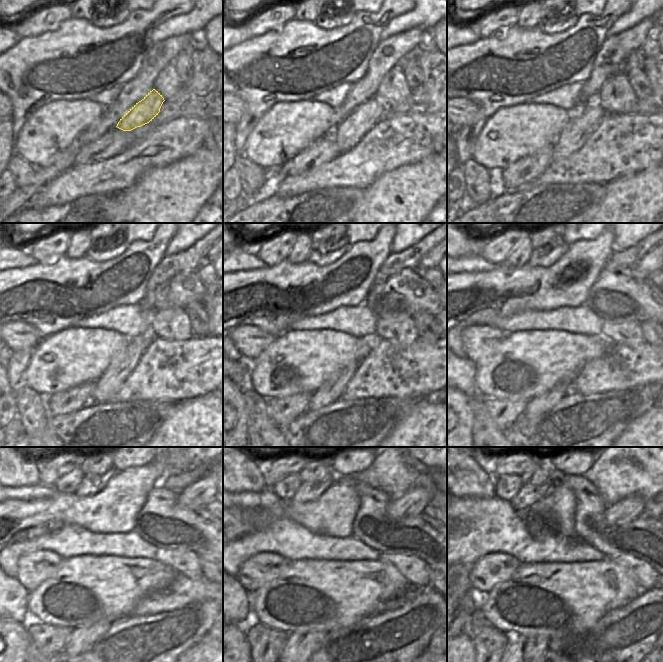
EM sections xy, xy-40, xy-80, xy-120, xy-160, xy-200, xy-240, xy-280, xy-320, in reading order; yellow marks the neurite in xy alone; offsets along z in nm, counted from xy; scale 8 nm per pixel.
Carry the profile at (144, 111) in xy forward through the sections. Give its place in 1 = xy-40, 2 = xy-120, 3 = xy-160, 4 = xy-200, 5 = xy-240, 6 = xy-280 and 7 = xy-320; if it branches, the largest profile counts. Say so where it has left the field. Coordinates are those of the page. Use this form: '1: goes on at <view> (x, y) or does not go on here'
1: goes on at xy-40 (350, 131)
2: goes on at xy-120 (124, 361)
3: goes on at xy-160 (331, 390)
4: goes on at xy-200 (537, 406)
5: goes on at xy-240 (80, 640)
6: goes on at xy-280 (299, 647)
7: goes on at xy-320 (522, 650)

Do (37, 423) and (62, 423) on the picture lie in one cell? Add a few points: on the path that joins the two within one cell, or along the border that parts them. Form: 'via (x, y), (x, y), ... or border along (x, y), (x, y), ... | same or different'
border along (49, 419), (50, 429), (58, 436) | different

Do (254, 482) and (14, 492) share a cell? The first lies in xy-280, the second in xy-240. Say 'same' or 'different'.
different

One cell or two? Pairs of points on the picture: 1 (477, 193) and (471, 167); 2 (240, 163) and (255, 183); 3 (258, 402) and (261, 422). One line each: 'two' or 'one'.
1: one
2: one
3: one

